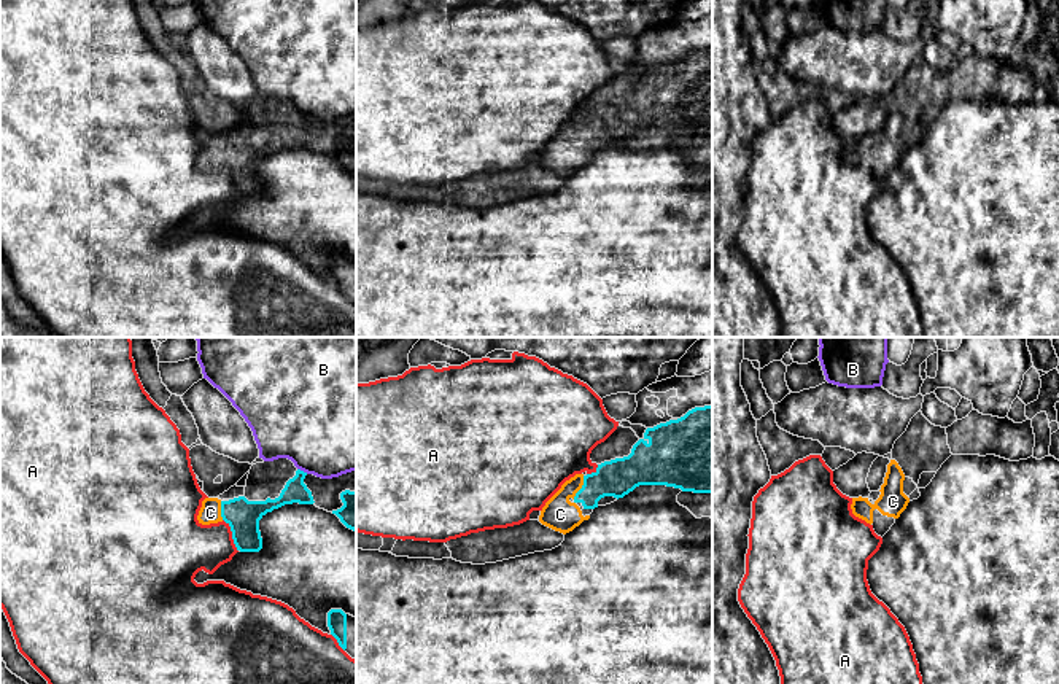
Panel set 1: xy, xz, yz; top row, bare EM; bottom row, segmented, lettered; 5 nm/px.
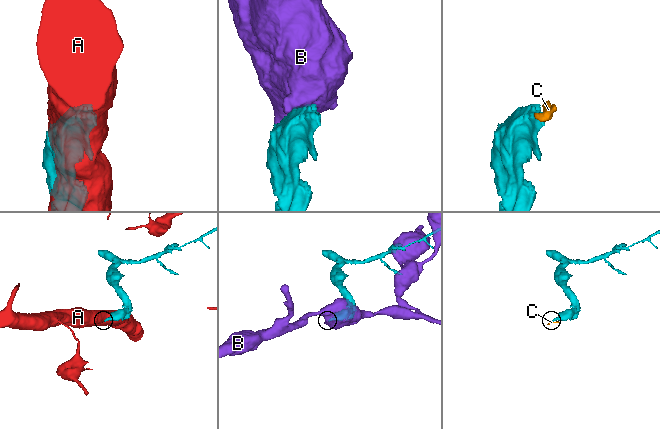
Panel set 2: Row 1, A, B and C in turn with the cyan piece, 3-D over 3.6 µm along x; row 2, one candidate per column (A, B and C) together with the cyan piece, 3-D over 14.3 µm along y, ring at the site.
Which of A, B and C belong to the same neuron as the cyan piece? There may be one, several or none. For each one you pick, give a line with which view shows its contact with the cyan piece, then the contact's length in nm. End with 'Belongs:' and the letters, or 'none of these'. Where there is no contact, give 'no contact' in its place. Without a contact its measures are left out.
C: meets cyan in xz; contact 130 nm long
Belongs: C

